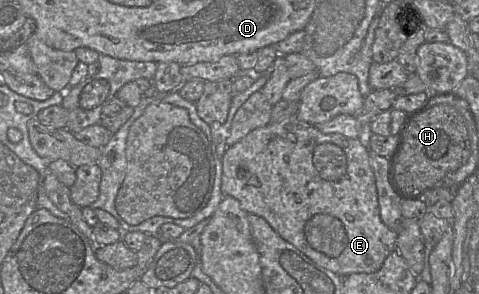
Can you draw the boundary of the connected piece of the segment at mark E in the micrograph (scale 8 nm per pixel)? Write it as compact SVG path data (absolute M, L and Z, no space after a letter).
M292 116L279 123L270 123L251 131L239 142L227 148L222 161L221 190L223 197L230 196L237 199L241 209L248 214L264 218L284 240L291 243L322 268L332 271L343 278L353 273L374 273L382 267L388 255L396 251L398 233L389 229L380 218L375 177L371 168L370 150L366 145L365 137L354 139L341 134L323 134L316 126L303 122L296 116Z

